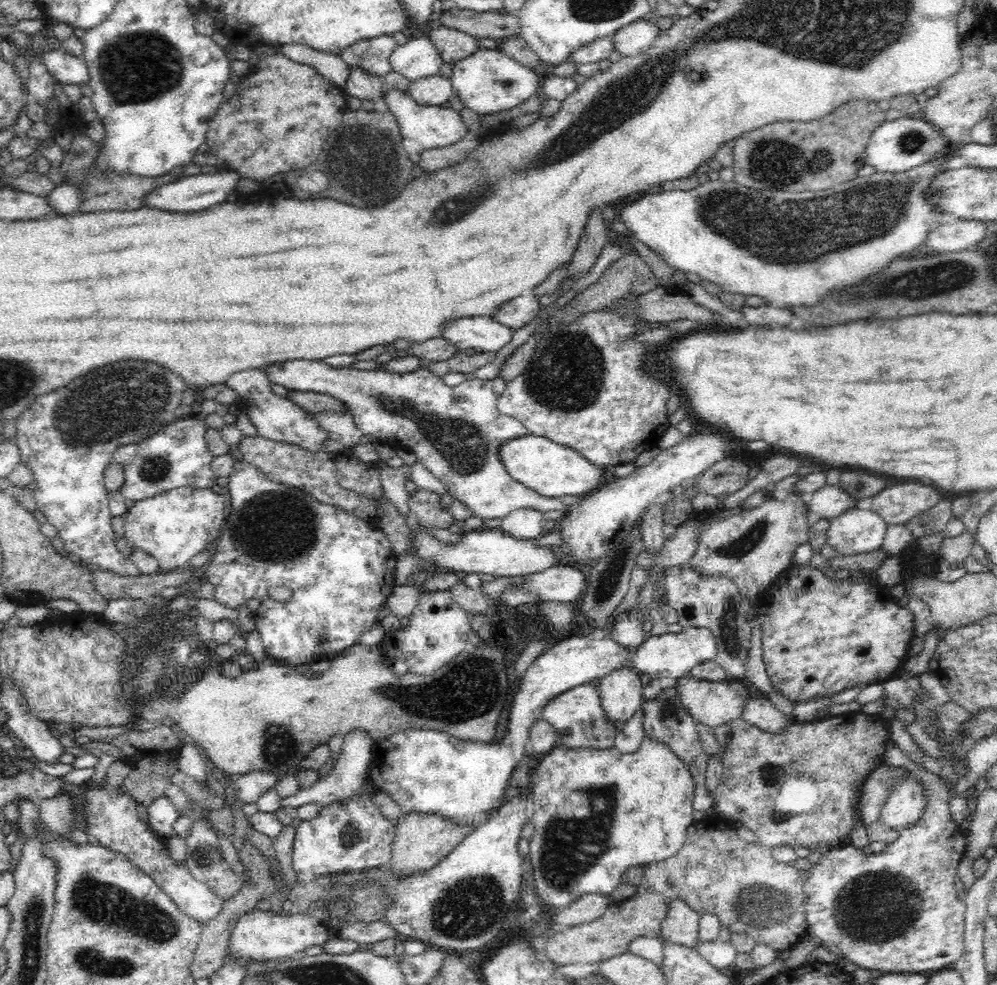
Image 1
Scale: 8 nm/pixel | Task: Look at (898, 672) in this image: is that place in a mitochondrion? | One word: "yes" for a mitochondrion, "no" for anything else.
no

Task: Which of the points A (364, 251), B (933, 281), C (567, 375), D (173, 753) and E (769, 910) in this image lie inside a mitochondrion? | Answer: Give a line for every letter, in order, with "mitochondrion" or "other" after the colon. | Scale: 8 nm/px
A: other
B: mitochondrion
C: mitochondrion
D: other
E: mitochondrion

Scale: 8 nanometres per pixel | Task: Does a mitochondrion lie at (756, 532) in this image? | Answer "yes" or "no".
yes

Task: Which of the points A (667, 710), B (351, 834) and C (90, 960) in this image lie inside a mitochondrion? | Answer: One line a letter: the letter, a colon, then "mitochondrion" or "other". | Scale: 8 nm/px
A: mitochondrion
B: mitochondrion
C: mitochondrion

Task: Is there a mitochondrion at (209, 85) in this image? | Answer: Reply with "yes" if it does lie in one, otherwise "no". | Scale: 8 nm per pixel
no

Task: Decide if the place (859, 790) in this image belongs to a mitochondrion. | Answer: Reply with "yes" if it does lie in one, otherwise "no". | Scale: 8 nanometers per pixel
no

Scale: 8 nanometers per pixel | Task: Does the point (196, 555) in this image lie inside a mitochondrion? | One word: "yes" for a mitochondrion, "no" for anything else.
no

